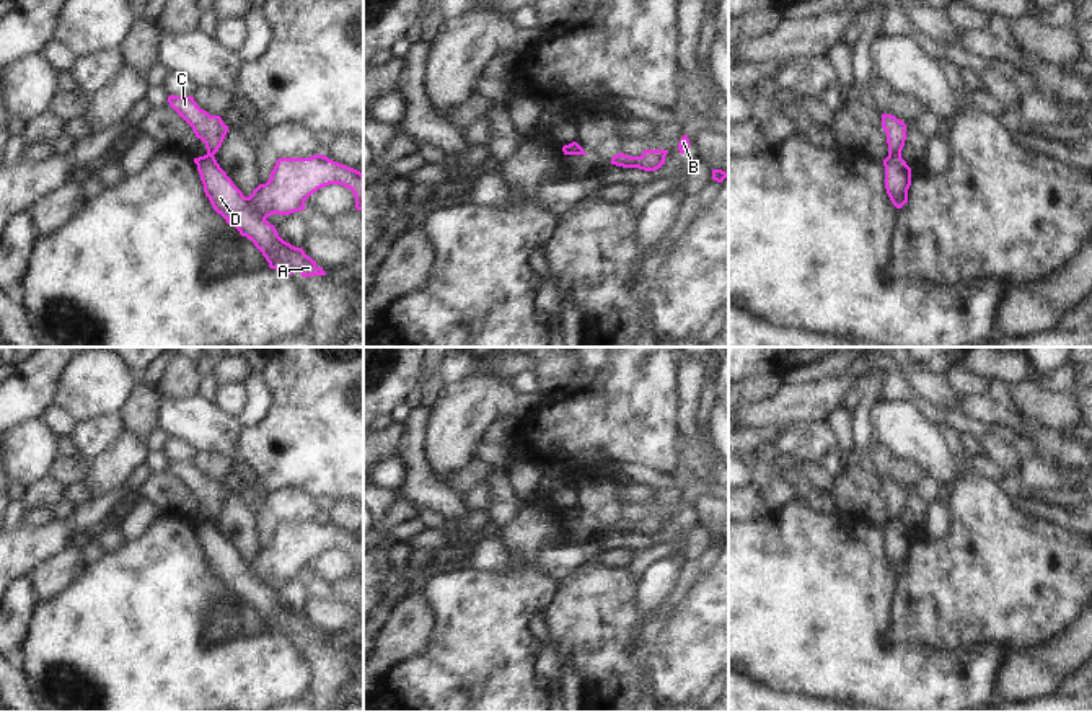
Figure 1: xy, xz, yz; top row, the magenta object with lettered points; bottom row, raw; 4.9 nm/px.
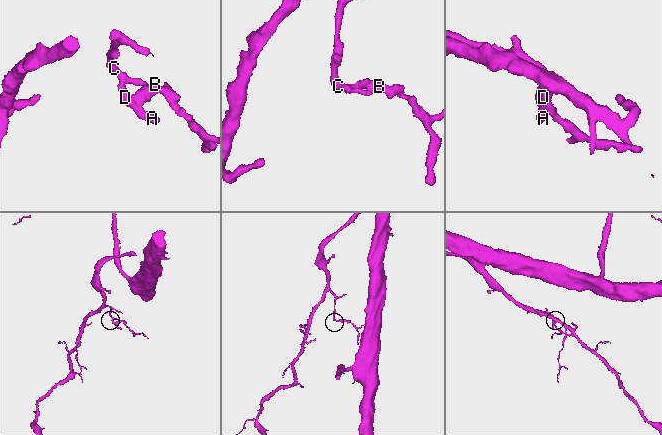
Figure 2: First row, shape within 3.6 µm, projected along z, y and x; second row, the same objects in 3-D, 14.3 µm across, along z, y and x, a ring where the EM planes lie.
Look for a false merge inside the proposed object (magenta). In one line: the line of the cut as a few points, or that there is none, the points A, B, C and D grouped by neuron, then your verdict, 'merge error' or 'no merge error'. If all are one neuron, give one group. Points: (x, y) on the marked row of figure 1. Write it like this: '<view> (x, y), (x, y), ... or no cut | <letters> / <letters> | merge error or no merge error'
xy (246, 197), (264, 219) | A D / B C | merge error

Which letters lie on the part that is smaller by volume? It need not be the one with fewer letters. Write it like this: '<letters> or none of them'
A, D.

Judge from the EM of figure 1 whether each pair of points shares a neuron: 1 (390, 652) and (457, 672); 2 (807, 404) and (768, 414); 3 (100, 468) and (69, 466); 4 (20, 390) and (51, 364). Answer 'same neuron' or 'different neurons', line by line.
1: different neurons
2: same neuron
3: different neurons
4: same neuron

